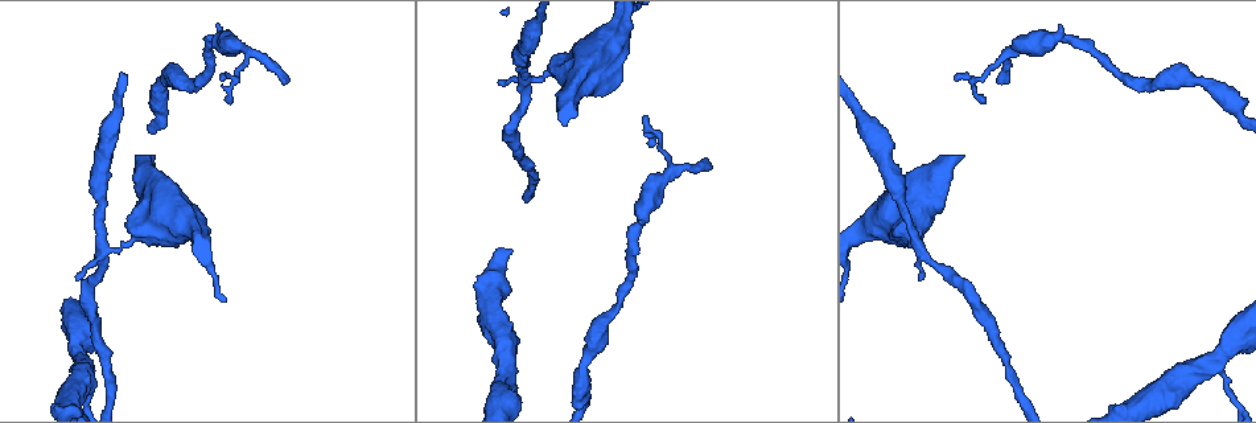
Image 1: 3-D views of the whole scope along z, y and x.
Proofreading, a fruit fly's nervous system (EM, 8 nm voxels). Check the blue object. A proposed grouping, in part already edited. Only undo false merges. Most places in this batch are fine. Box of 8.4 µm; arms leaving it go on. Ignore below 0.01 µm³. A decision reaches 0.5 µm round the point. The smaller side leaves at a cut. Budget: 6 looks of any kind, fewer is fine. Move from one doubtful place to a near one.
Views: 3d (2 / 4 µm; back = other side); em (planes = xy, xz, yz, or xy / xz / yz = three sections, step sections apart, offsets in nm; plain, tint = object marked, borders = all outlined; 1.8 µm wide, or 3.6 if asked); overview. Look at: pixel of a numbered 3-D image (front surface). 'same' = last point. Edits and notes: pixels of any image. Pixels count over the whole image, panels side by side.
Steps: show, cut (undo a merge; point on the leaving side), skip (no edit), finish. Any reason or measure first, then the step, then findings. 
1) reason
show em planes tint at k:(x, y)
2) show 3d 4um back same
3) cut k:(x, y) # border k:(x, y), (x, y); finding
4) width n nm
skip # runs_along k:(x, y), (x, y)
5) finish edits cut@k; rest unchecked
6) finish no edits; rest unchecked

thick turns thin
show em xy step 4 tint at 1:(189, 85)

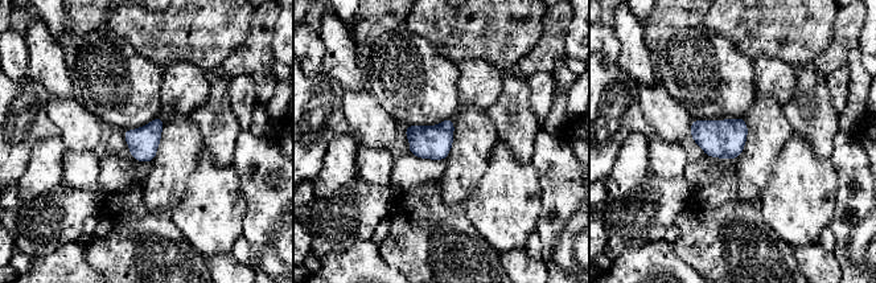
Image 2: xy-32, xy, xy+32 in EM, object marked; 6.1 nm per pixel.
show em xz step 8 tint same

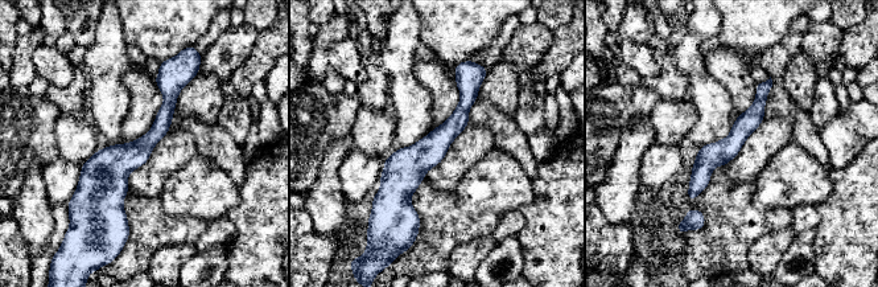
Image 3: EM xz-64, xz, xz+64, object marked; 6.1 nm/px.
skip # runs_along 3:(465, 73), (460, 119), (403, 176), (409, 221); all the same neuron

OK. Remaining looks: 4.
show em xy step 16 tint at 1:(507, 371)

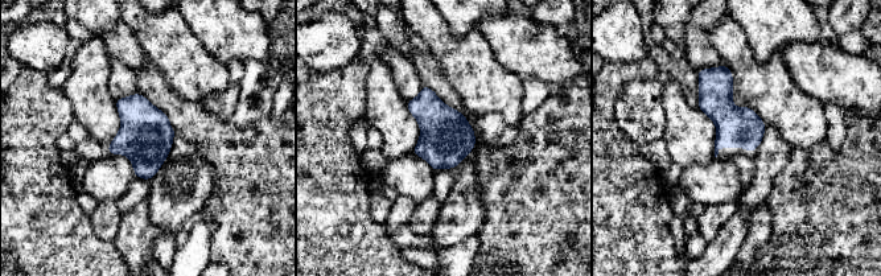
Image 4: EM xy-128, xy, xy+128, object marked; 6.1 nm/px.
cut it another way
show em planes tint same

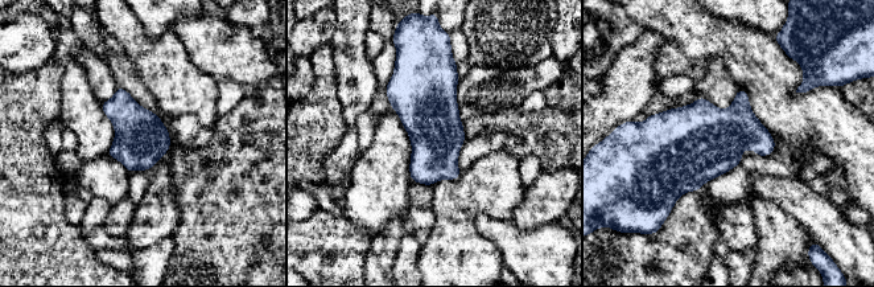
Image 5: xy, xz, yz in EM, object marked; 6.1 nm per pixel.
skip # one neuron here

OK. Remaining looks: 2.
a fork
show em planes tint at 1:(670, 168)

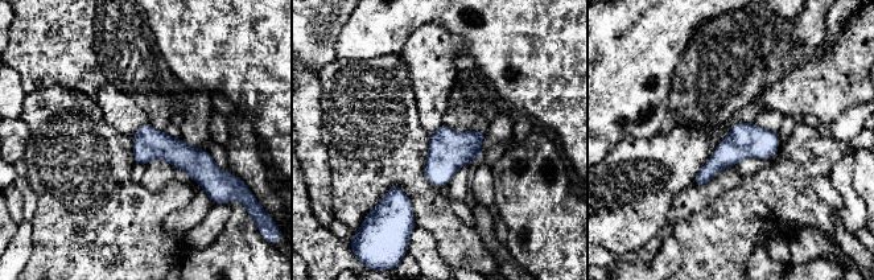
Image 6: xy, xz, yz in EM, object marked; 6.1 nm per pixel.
width 200 nm
skip # runs_along 6:(136, 138), (182, 155), (211, 184); all the same neuron

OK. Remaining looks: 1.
finish no edits; rest unchecked

